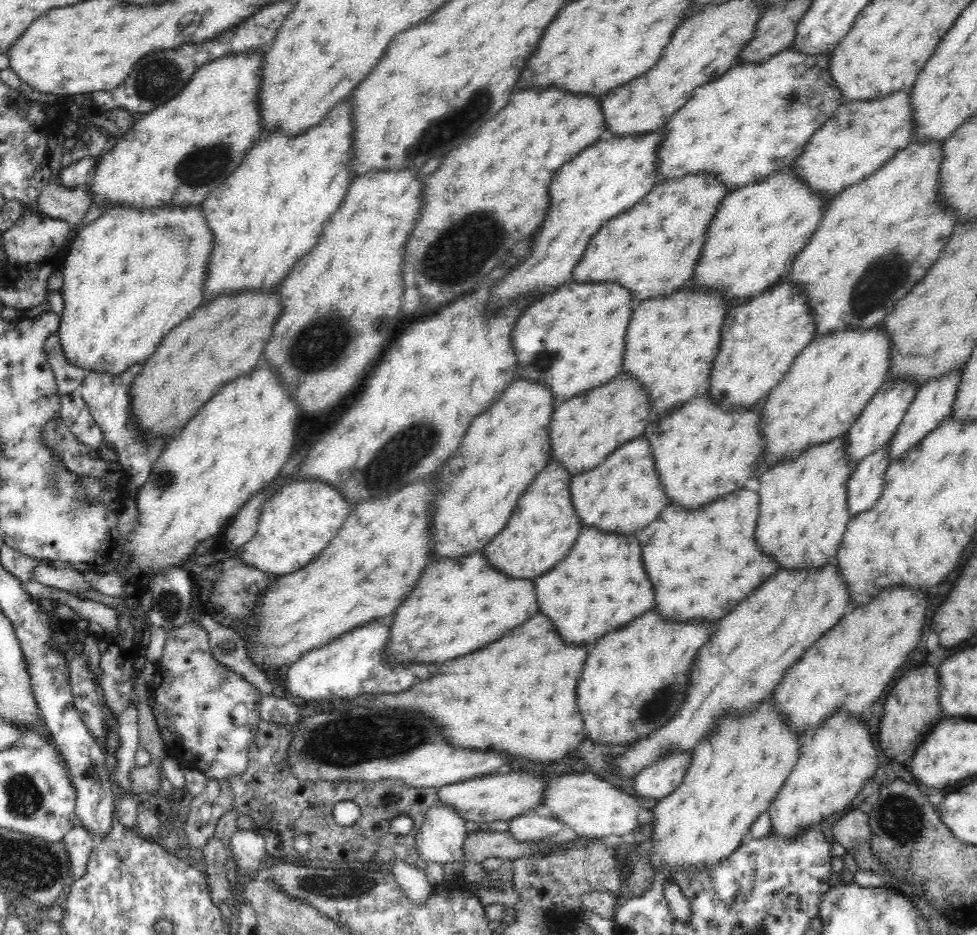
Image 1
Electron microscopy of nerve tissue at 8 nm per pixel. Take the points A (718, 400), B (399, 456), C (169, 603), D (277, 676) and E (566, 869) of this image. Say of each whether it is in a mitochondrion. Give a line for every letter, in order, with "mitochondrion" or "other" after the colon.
A: other
B: mitochondrion
C: mitochondrion
D: other
E: mitochondrion

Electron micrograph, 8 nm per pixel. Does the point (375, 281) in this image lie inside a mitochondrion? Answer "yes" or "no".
no

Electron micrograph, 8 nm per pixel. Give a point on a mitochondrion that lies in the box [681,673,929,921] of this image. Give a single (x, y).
(910, 817)

